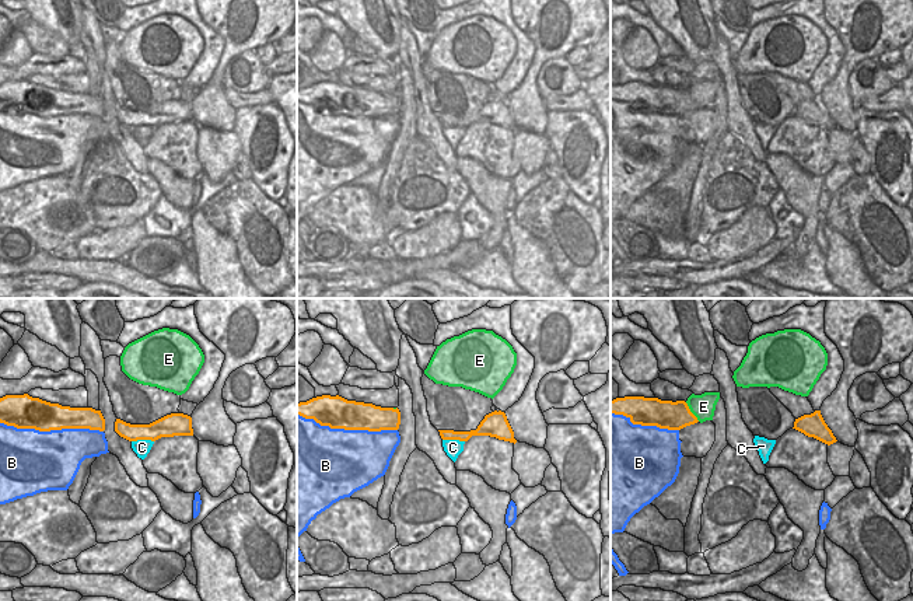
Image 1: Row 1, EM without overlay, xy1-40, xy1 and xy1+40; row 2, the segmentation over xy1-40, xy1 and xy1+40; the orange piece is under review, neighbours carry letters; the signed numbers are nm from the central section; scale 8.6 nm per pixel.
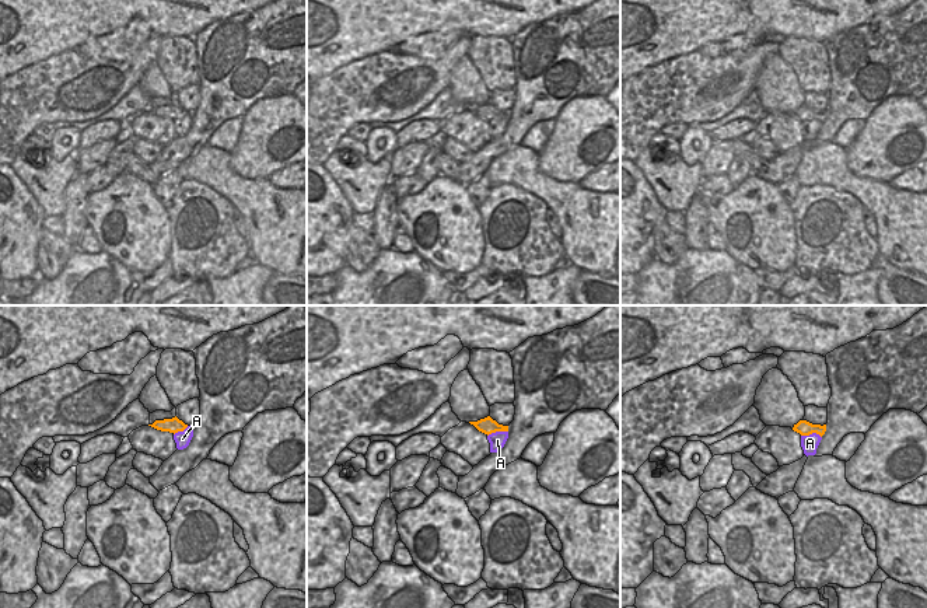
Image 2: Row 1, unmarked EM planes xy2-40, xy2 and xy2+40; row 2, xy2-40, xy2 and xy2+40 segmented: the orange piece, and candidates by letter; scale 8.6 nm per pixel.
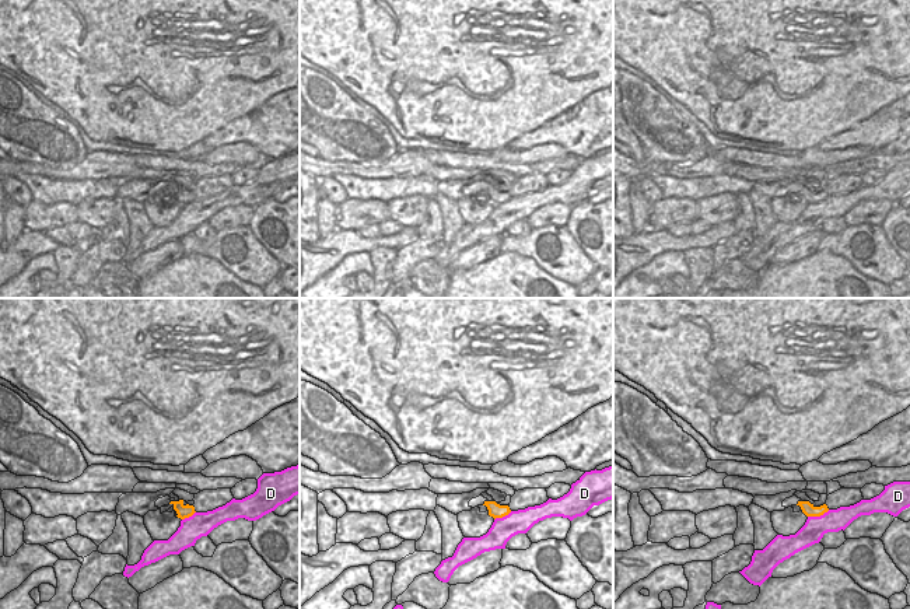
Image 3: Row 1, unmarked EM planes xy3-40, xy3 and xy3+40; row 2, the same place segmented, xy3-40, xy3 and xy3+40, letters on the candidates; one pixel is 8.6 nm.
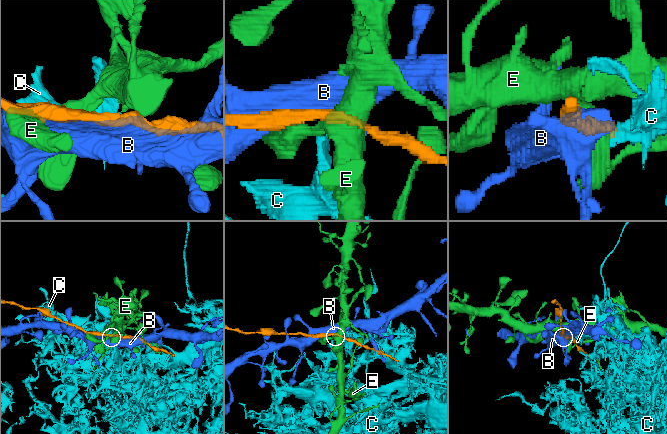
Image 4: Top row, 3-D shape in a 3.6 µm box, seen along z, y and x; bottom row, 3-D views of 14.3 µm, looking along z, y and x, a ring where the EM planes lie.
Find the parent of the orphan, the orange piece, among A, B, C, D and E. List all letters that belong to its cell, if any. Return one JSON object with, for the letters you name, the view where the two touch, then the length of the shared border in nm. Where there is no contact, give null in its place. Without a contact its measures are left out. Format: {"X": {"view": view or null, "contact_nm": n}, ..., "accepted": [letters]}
{"accepted": []}

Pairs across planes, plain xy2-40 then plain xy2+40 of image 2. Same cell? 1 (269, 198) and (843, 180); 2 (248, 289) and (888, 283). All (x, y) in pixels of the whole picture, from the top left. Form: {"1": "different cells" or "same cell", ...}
{"1": "same cell", "2": "different cells"}

